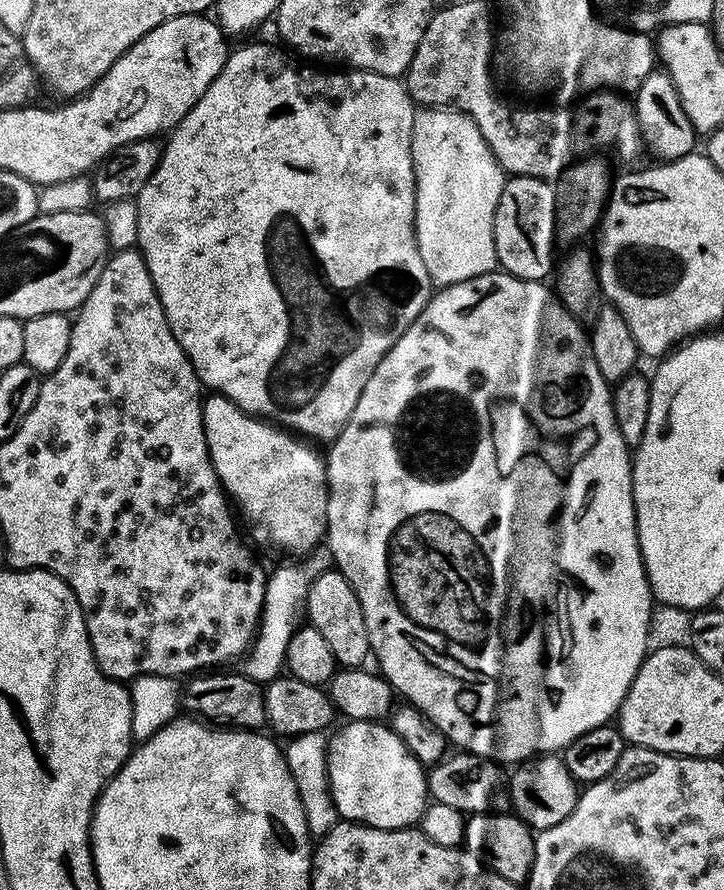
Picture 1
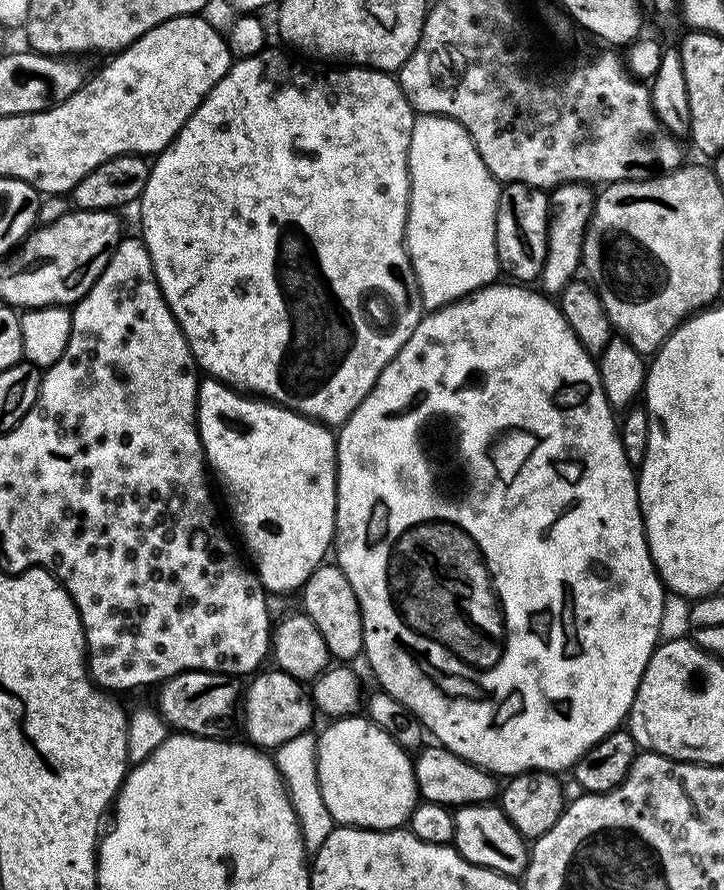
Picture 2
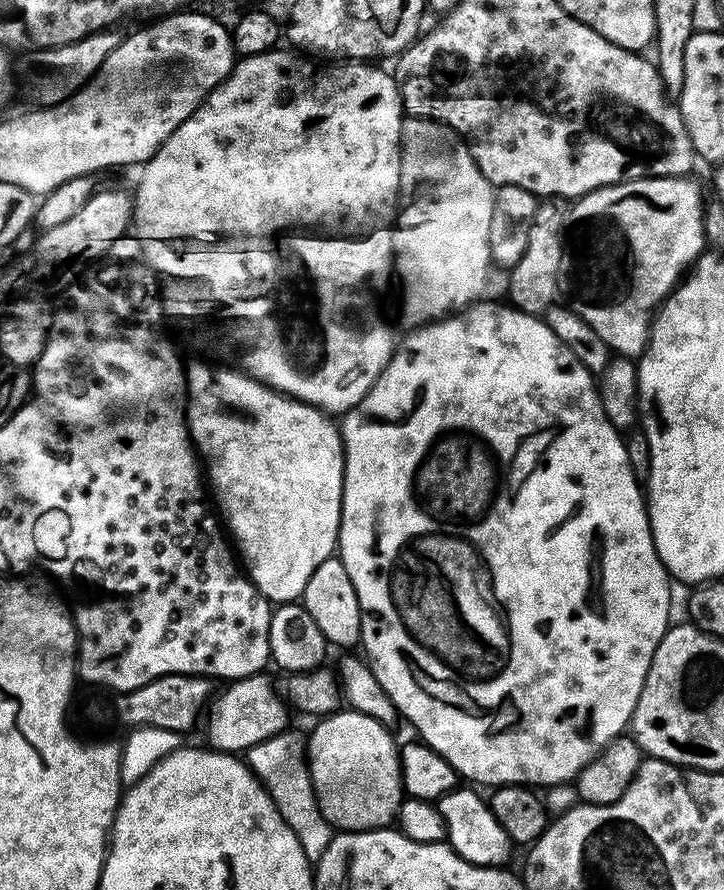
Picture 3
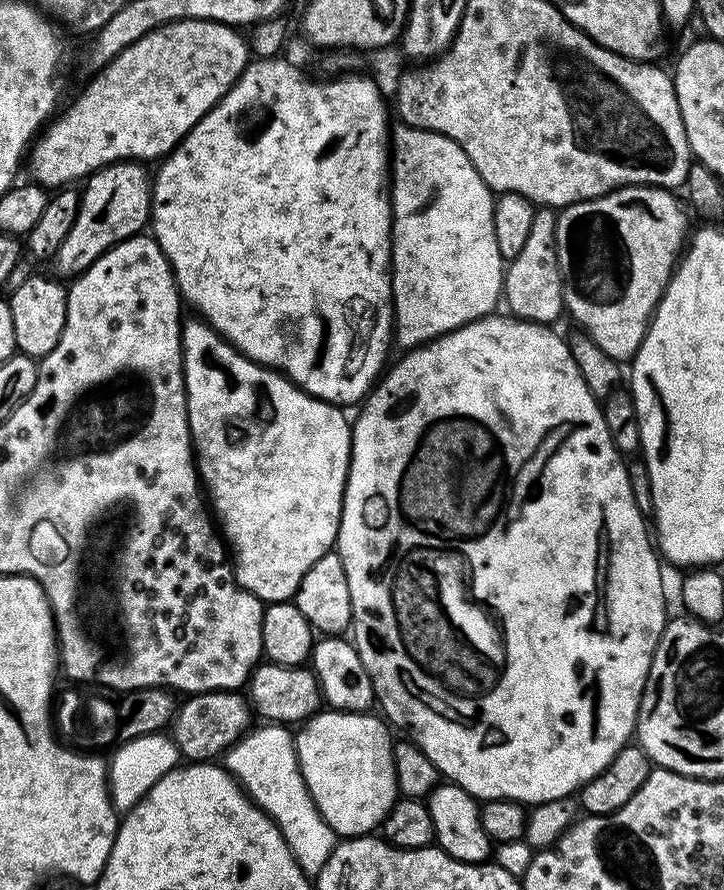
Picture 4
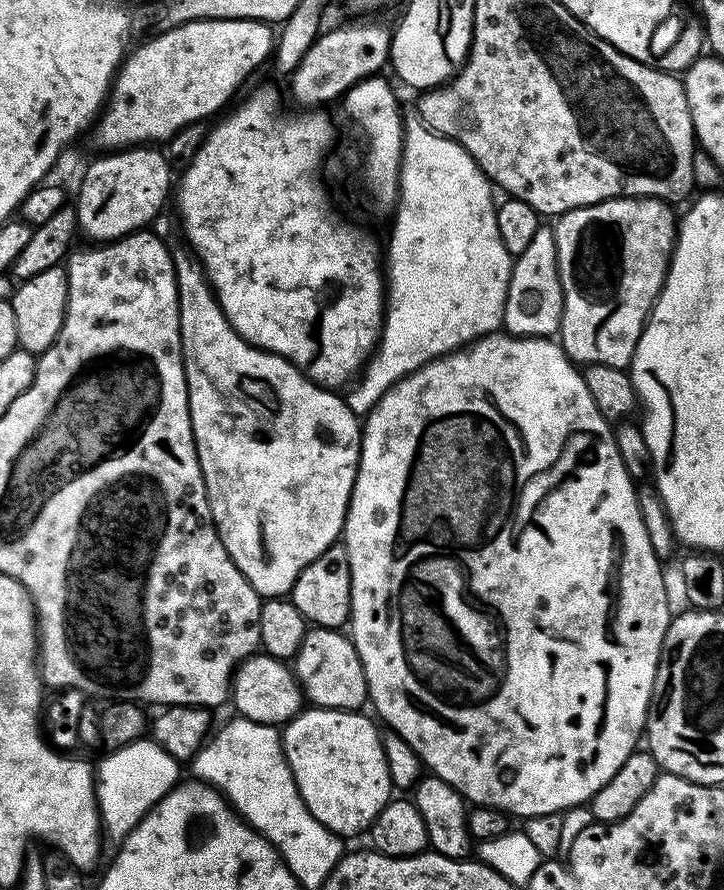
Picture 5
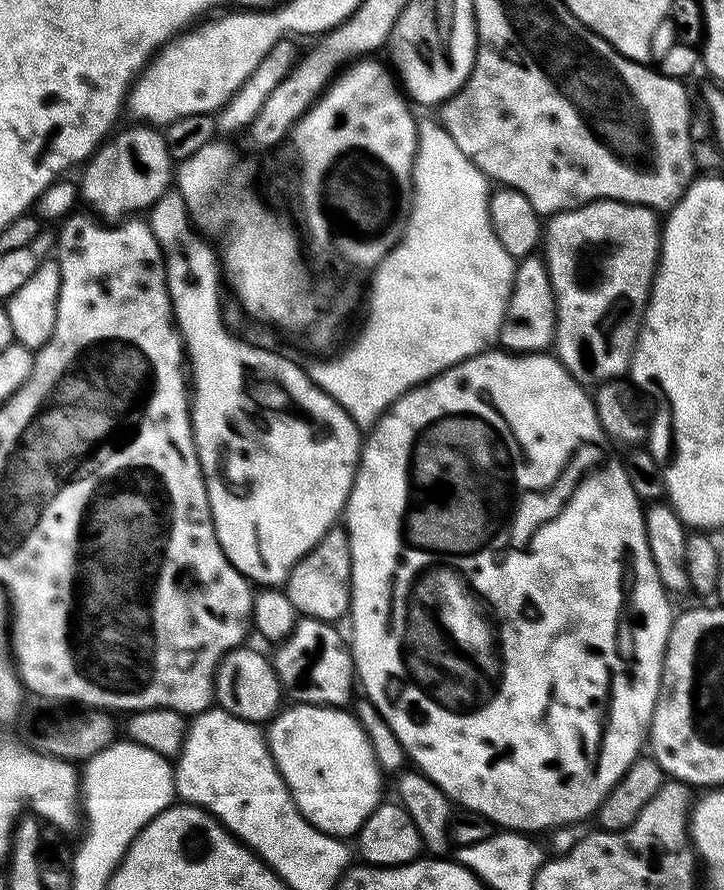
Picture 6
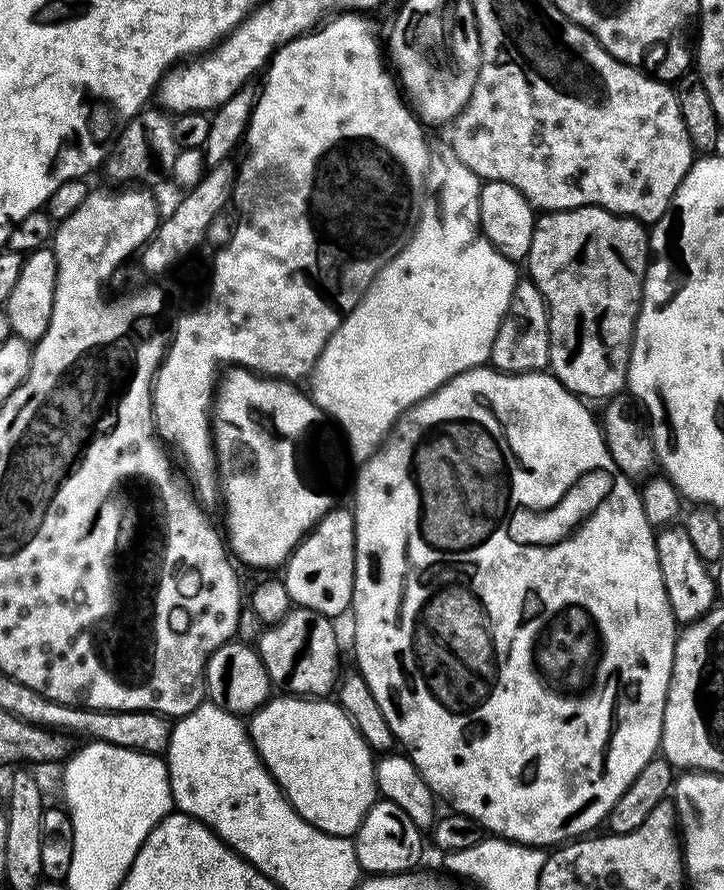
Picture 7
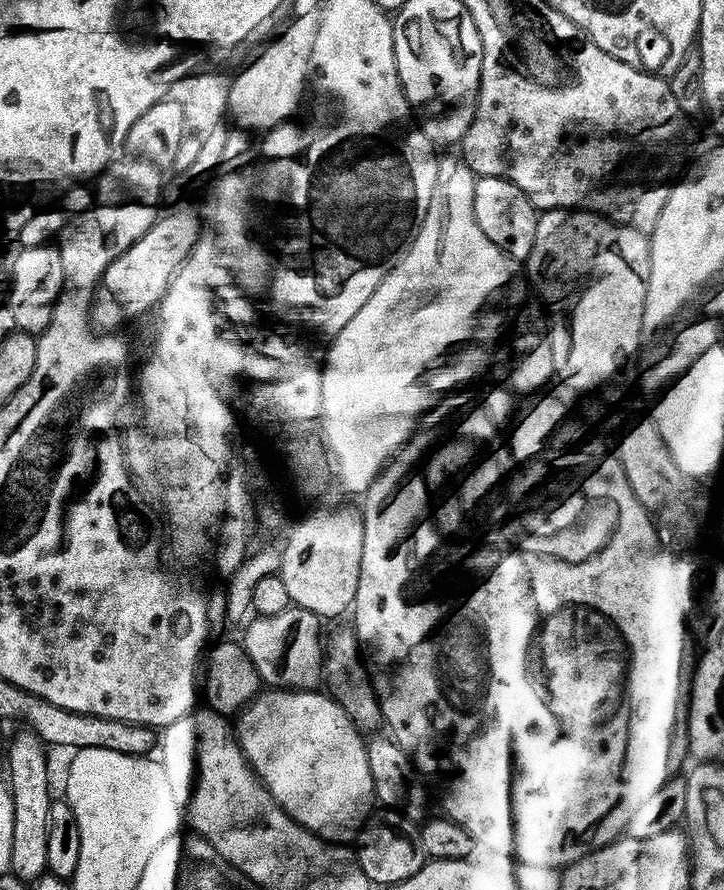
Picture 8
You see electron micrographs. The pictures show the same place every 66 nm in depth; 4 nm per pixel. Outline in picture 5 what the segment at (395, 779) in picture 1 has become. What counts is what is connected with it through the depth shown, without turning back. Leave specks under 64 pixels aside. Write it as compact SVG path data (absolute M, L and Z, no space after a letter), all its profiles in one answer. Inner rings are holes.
M312 706L282 728L286 762L302 794L302 802L306 802L310 814L322 826L341 838L363 828L365 831L394 796L381 729L376 729L377 721L371 715L364 714L360 710L341 712L338 708Z

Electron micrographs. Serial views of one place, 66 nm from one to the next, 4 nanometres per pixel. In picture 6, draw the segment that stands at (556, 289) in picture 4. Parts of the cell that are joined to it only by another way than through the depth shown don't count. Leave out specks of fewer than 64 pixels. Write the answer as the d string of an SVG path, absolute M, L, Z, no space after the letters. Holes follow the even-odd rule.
M539 255L523 257L516 264L512 279L512 293L508 299L507 319L520 328L505 326L501 328L498 344L501 349L517 354L544 352L553 347L556 338L556 295L548 277L548 267Z

